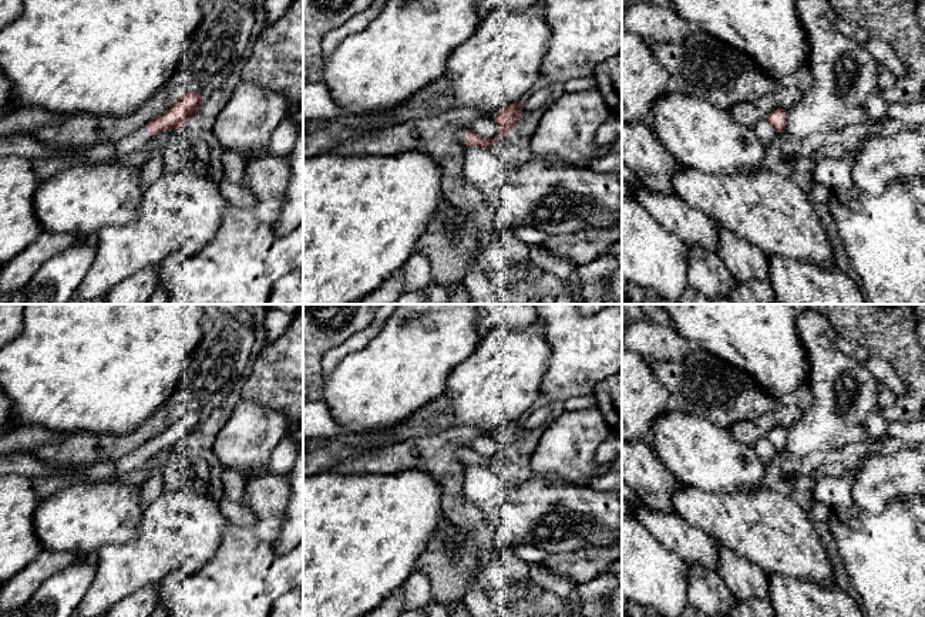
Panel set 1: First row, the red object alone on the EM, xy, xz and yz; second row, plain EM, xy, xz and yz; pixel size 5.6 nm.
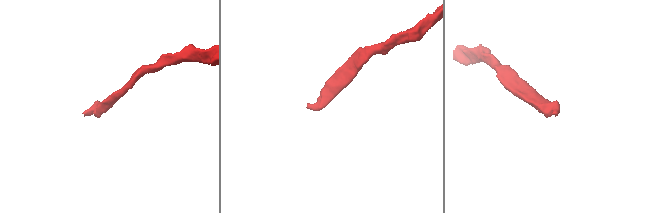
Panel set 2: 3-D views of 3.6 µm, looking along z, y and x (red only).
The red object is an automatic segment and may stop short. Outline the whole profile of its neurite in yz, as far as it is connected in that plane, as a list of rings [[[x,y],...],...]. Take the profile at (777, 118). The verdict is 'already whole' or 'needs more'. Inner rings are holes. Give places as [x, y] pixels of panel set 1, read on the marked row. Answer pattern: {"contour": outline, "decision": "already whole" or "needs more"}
{"contour": [[[783,81],[780,88],[751,102],[741,102],[731,108],[731,115],[747,128],[754,128],[761,119],[767,119],[780,135],[787,127],[787,112],[803,98],[804,92]]], "decision": "needs more"}

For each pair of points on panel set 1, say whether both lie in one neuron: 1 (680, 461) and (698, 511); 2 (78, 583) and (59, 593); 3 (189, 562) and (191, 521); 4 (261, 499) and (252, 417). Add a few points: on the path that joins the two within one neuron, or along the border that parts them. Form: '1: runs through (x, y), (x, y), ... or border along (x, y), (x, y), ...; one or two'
1: border along (683, 484), (722, 494); two
2: runs through (74, 583), (63, 592); one
3: runs through (189, 552), (189, 530); one
4: border along (263, 474), (251, 478); two

